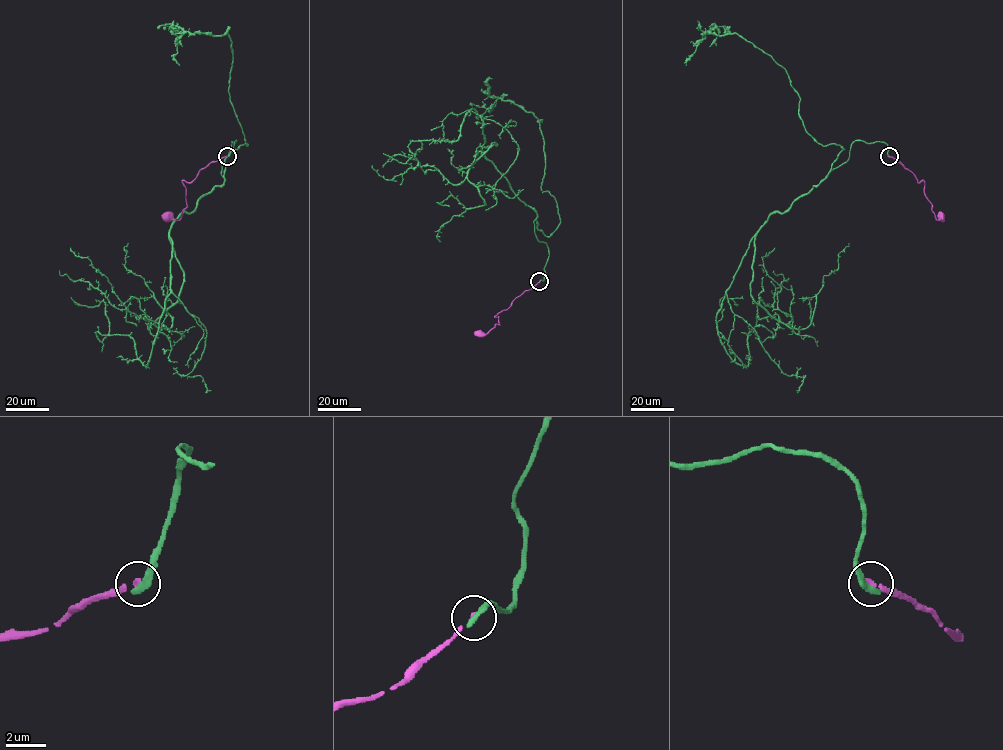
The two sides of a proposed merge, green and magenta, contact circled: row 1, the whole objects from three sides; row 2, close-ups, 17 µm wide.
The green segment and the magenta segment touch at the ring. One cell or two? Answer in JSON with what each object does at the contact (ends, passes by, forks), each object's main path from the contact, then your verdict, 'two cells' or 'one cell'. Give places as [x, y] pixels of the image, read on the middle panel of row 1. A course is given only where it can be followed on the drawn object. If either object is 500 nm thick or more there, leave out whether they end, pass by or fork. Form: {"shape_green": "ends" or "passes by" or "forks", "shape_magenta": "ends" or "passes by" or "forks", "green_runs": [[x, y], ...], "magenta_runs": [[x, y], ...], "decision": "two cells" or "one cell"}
{"shape_green": "ends", "shape_magenta": "ends", "green_runs": [[540, 281], [549, 253], [537, 214], [485, 156], [473, 109], [455, 141], [422, 140], [405, 163], [383, 153]], "magenta_runs": [[540, 281], [495, 316], [498, 317], [499, 325], [485, 334], [479, 334]], "decision": "two cells"}

